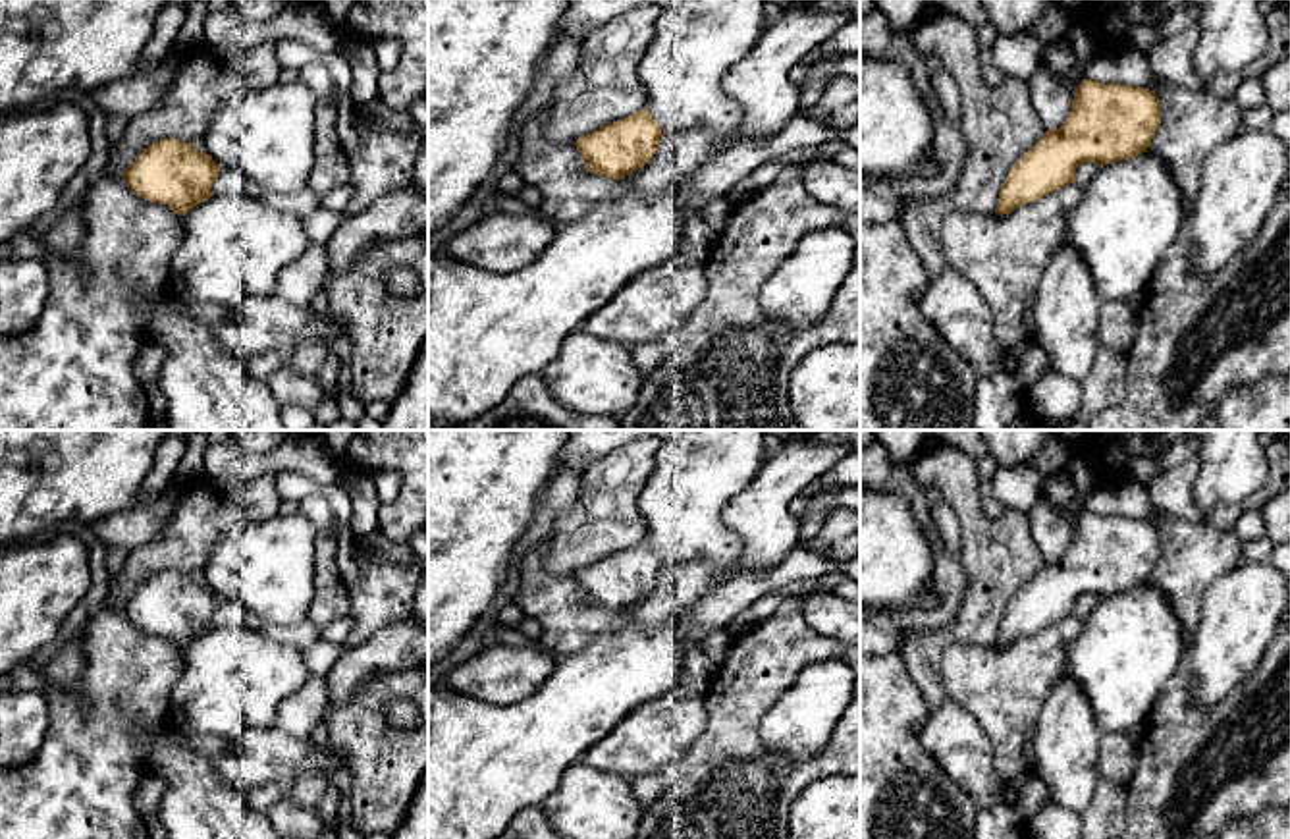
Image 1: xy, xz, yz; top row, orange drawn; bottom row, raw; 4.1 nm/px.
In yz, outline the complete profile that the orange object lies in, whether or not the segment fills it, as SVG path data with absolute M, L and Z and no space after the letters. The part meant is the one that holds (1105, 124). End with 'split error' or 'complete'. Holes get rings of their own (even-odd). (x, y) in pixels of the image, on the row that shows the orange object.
M1084 79L1061 127L1049 129L1010 168L995 214L1010 214L1074 181L1084 162L1136 158L1161 127L1159 98L1149 89Z; complete

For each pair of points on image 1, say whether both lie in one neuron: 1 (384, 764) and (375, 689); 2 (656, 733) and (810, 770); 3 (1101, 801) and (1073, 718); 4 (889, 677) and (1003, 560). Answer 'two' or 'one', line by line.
1: one
2: two
3: two
4: two

